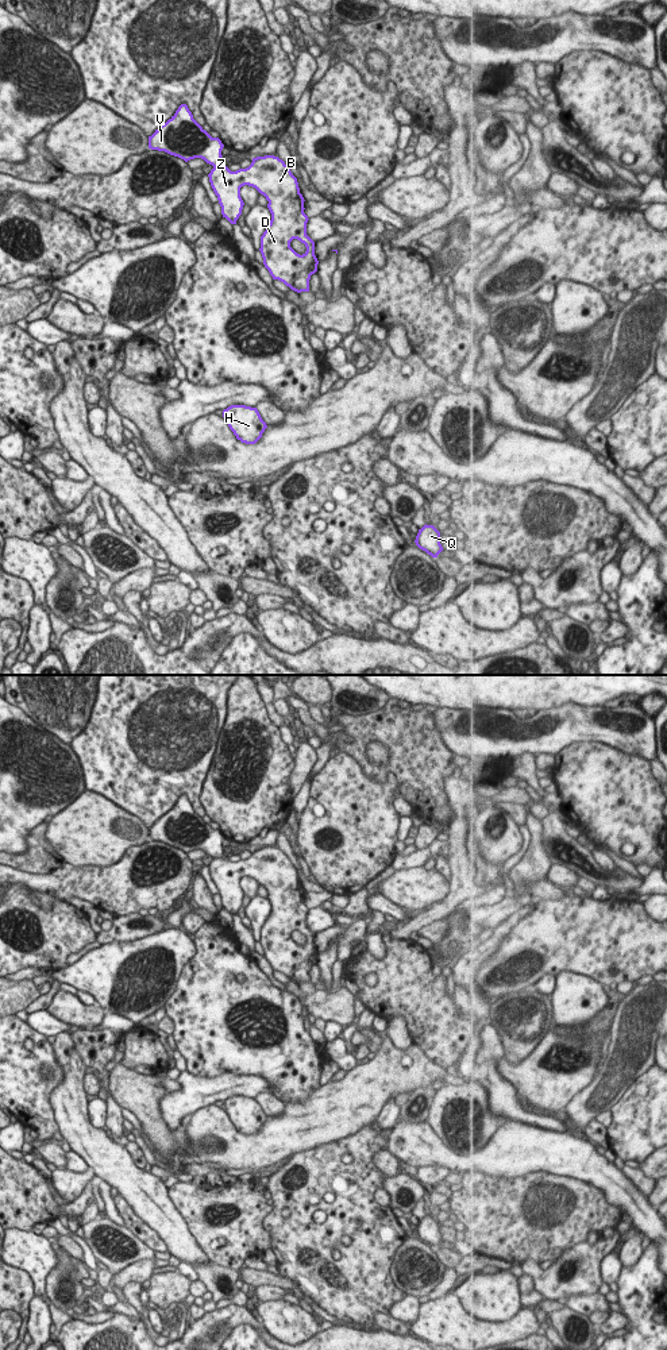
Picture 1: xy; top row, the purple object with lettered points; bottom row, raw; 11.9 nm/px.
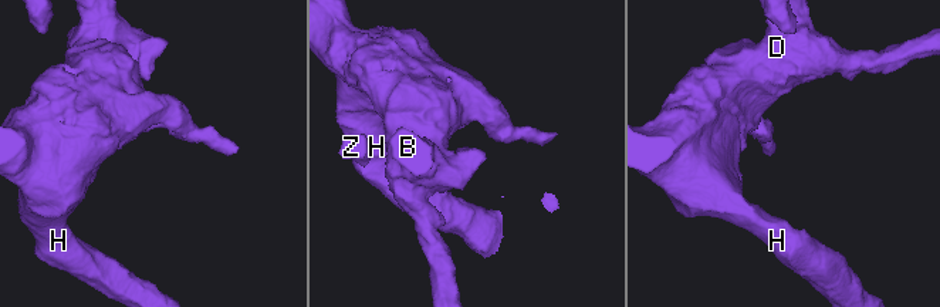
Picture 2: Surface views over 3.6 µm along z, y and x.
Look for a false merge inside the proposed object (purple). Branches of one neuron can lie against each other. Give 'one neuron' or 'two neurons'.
two neurons

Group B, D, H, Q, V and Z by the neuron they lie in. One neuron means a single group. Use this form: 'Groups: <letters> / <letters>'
Groups: B D H Q Z / V

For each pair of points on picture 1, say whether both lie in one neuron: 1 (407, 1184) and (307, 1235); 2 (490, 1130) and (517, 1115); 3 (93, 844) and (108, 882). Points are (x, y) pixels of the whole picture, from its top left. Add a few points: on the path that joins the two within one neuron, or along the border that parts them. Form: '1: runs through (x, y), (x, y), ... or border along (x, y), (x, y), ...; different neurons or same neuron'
1: border along (385, 1176), (382, 1187); different neurons
2: border along (501, 1118), (511, 1119); different neurons
3: border along (127, 848), (115, 863), (105, 867), (72, 867); different neurons

